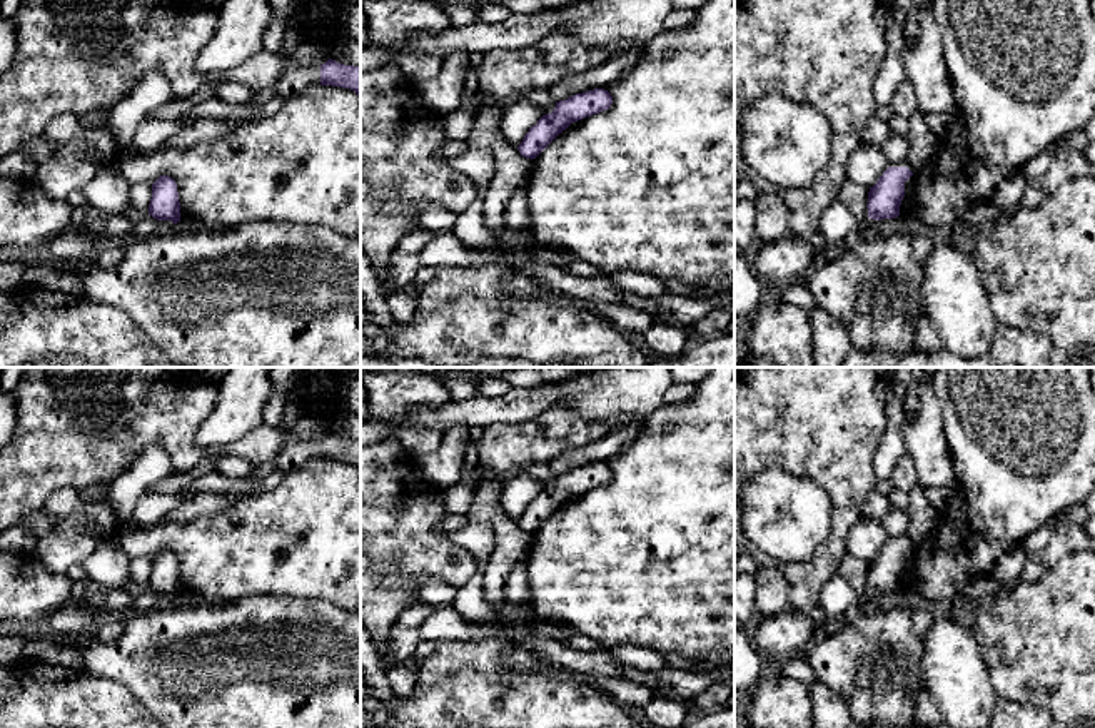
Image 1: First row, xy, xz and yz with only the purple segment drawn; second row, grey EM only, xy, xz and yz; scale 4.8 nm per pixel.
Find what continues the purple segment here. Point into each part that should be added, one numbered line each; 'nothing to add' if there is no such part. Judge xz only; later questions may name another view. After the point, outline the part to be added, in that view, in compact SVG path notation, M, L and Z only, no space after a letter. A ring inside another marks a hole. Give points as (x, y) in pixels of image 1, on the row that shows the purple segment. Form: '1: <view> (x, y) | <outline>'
nothing to add

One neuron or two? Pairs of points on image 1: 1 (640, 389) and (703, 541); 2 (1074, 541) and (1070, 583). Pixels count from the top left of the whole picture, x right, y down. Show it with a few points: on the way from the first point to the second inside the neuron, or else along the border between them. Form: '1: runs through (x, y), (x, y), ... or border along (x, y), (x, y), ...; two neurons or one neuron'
1: border along (665, 403), (645, 416); two neurons
2: border along (1077, 550), (1047, 571); two neurons

